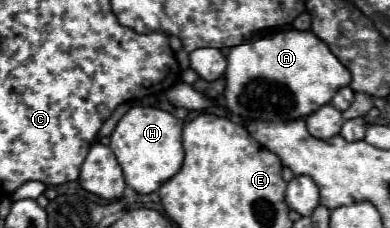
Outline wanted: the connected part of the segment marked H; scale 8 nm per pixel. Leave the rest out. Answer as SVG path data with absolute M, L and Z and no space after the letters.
M131 107L123 115L111 135L109 147L113 149L129 187L137 193L153 193L181 169L185 155L181 147L181 129L183 123L159 107Z

